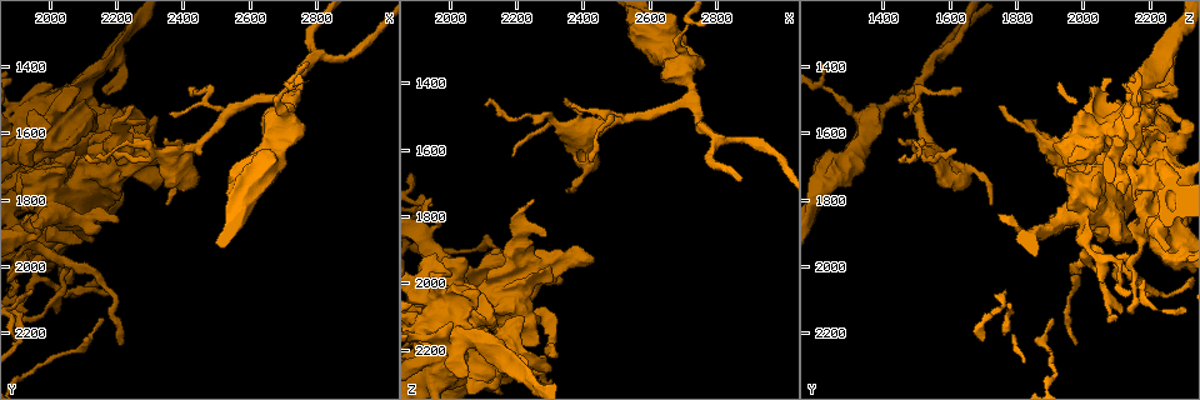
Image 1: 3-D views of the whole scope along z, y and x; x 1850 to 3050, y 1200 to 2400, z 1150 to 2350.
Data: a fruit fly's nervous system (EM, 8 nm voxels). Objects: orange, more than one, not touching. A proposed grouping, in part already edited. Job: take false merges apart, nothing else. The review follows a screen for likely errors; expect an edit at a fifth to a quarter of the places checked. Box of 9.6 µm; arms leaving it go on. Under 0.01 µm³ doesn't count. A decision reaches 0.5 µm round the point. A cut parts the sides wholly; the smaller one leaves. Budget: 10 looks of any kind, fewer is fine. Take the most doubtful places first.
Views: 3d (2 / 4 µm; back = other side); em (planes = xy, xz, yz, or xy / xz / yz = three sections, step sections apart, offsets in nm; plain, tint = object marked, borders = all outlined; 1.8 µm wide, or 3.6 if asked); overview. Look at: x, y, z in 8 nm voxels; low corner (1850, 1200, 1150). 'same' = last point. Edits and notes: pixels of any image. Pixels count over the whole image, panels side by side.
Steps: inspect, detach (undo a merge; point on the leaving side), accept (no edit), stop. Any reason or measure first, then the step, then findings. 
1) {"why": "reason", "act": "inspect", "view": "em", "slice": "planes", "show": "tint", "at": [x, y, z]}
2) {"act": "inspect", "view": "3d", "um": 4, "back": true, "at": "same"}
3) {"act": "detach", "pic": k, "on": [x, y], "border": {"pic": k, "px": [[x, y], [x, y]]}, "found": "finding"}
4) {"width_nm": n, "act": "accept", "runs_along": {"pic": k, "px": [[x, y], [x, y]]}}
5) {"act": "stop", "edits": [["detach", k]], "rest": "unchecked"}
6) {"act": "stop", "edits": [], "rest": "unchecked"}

{"why": "thin neck", "act": "inspect", "view": "em", "um": 3.6, "slice": "planes", "show": "tint", "at": [2040, 1930, 2180]}

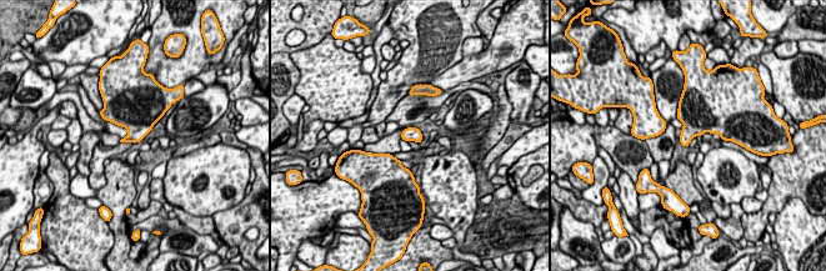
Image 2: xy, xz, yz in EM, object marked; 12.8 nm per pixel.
{"act": "accept", "found": "continuous, no second cell"}

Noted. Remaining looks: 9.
{"why": "arms part here", "act": "inspect", "view": "3d", "um": 4, "at": [1970, 1800, 2010]}

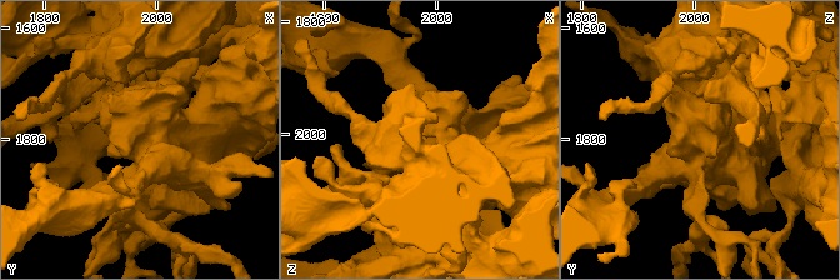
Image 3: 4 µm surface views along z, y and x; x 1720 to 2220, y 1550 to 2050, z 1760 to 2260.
{"why": "need the tissue", "act": "inspect", "view": "em", "um": 3.6, "slice": "planes", "show": "borders", "at": [1975, 1800, 2010]}

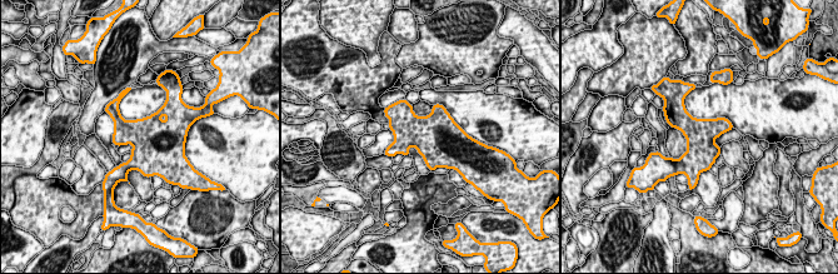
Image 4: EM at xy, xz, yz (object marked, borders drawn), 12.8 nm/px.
{"act": "accept", "found": "continuous, no second cell"}

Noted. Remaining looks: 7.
{"why": "side arm on a straight run", "act": "inspect", "view": "3d", "um": 4, "at": [2180, 1370, 2240]}

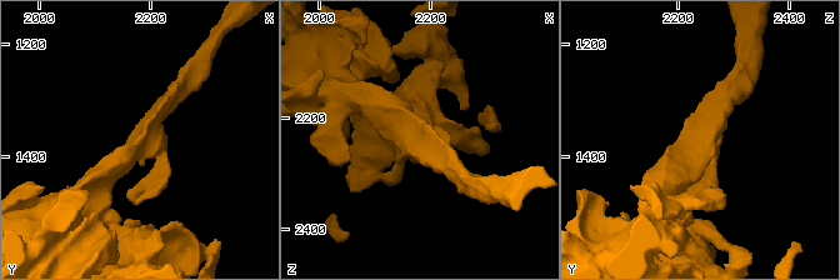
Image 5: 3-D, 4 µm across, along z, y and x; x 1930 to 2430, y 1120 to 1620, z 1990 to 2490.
{"why": "need the tissue", "act": "inspect", "view": "em", "slice": "xy", "step": 8, "show": "borders", "at": [2180, 1380, 2240]}

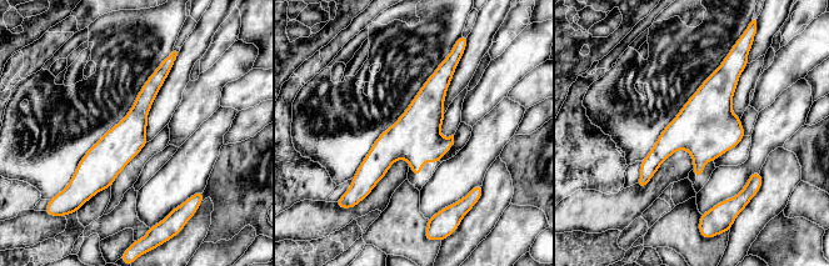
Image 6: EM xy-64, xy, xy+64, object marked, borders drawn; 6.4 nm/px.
{"act": "accept", "runs_along": {"pic": 6, "px": [[166, 66], [89, 191]]}, "found": "all the same cell"}

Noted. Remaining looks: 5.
{"why": "three arms meet", "act": "inspect", "view": "3d", "um": 2, "at": [2800, 1360, 1570]}

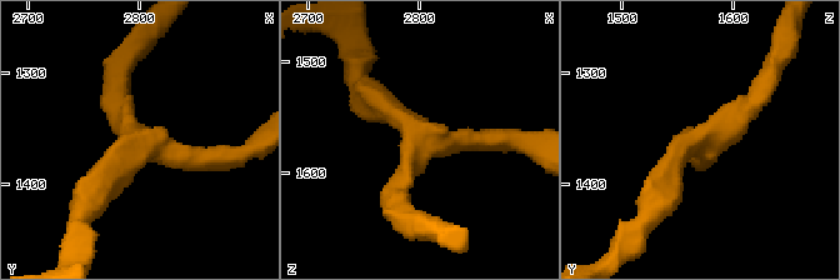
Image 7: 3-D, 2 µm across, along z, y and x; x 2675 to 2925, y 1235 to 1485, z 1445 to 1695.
{"arms": 3, "why": "need the tissue", "act": "inspect", "view": "em", "slice": "planes", "show": "tint", "at": [2800, 1366, 1568]}

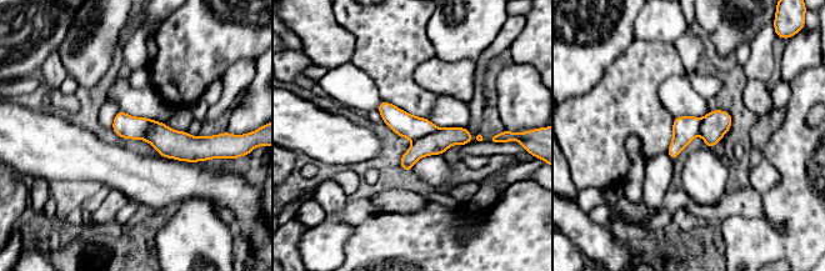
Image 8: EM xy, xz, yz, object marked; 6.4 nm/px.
{"act": "detach", "pic": 8, "on": [436, 144], "part_leaving": {"pic": 8, "px": [[468, 136], [423, 146], [404, 165]]}, "found": "a second cell is stuck on"}

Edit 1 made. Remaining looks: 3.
{"act": "stop", "edits": [["detach", 8]], "rest": "unchecked"}

